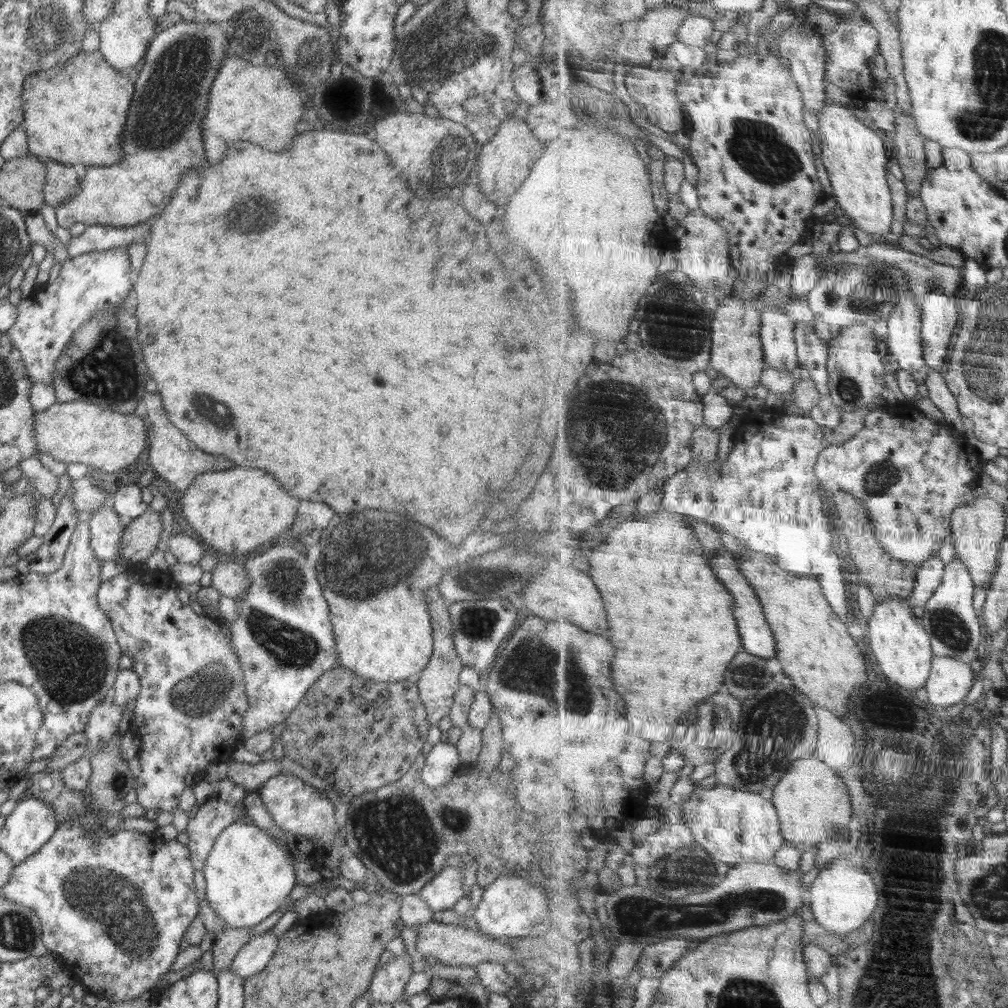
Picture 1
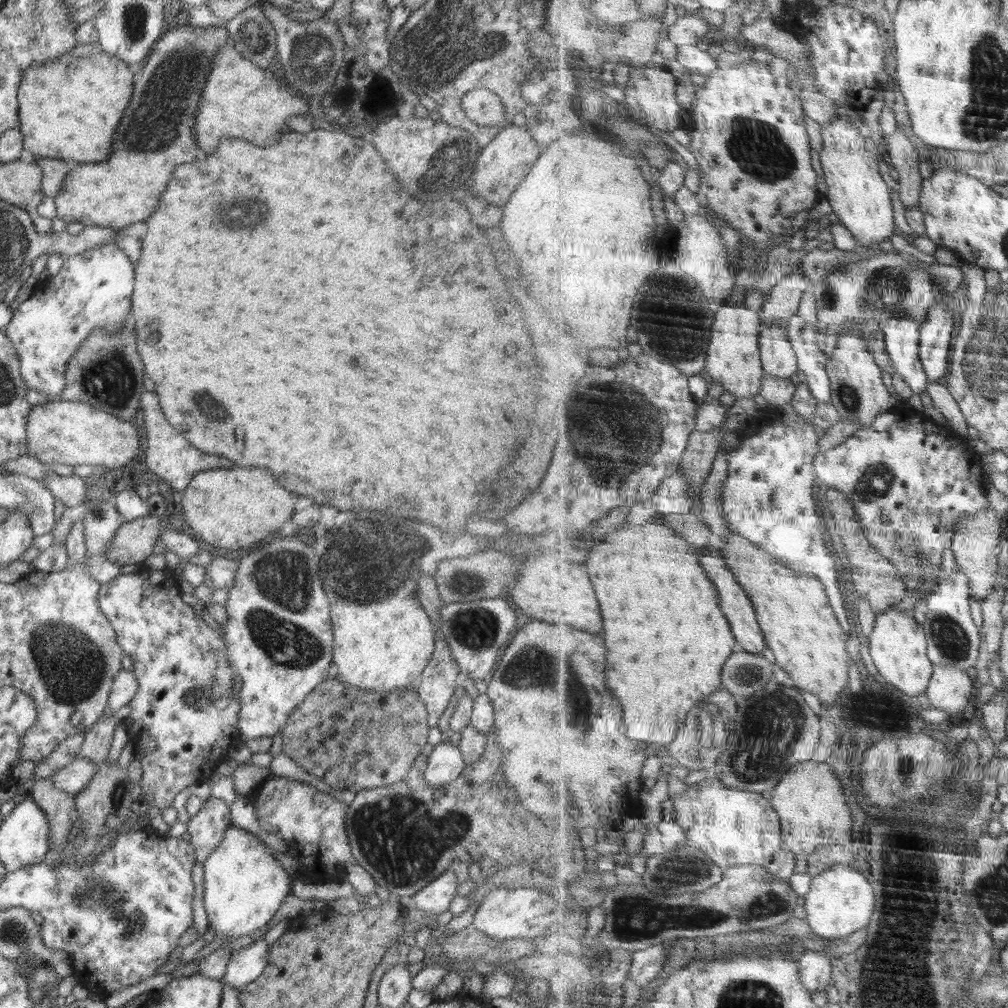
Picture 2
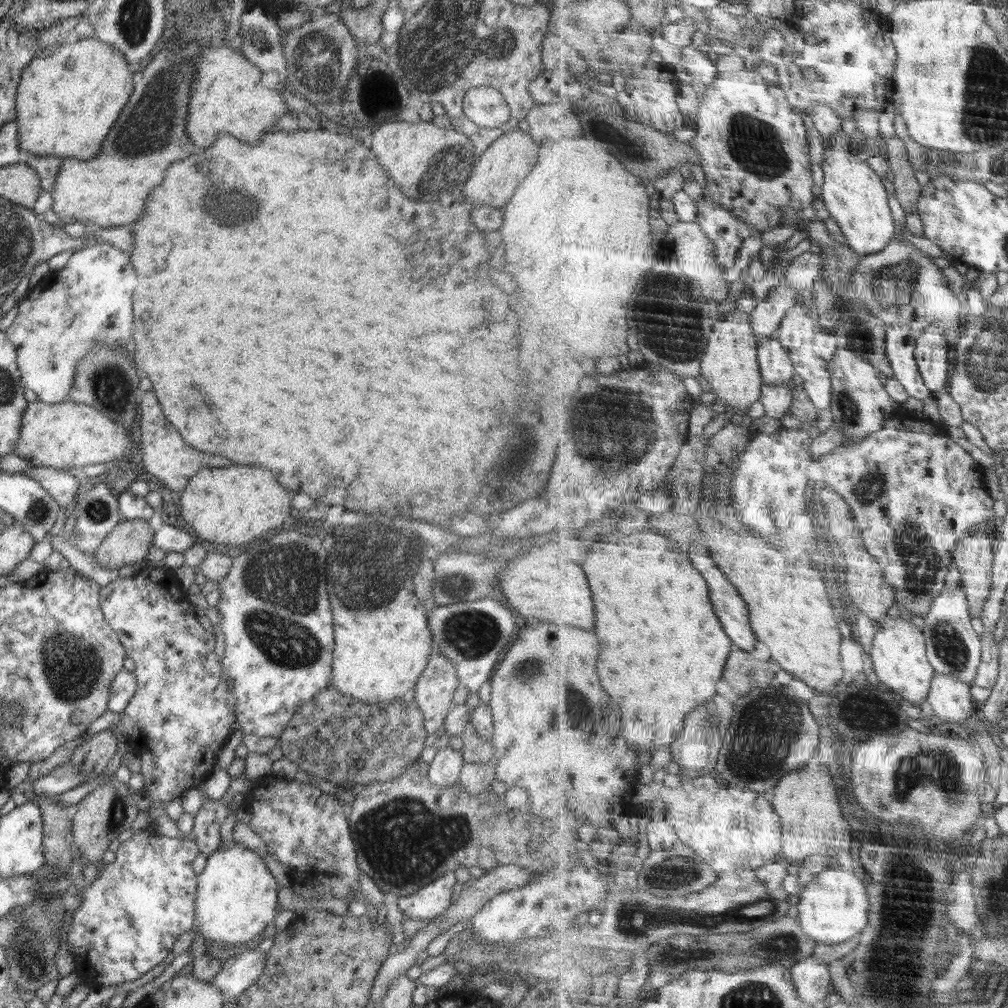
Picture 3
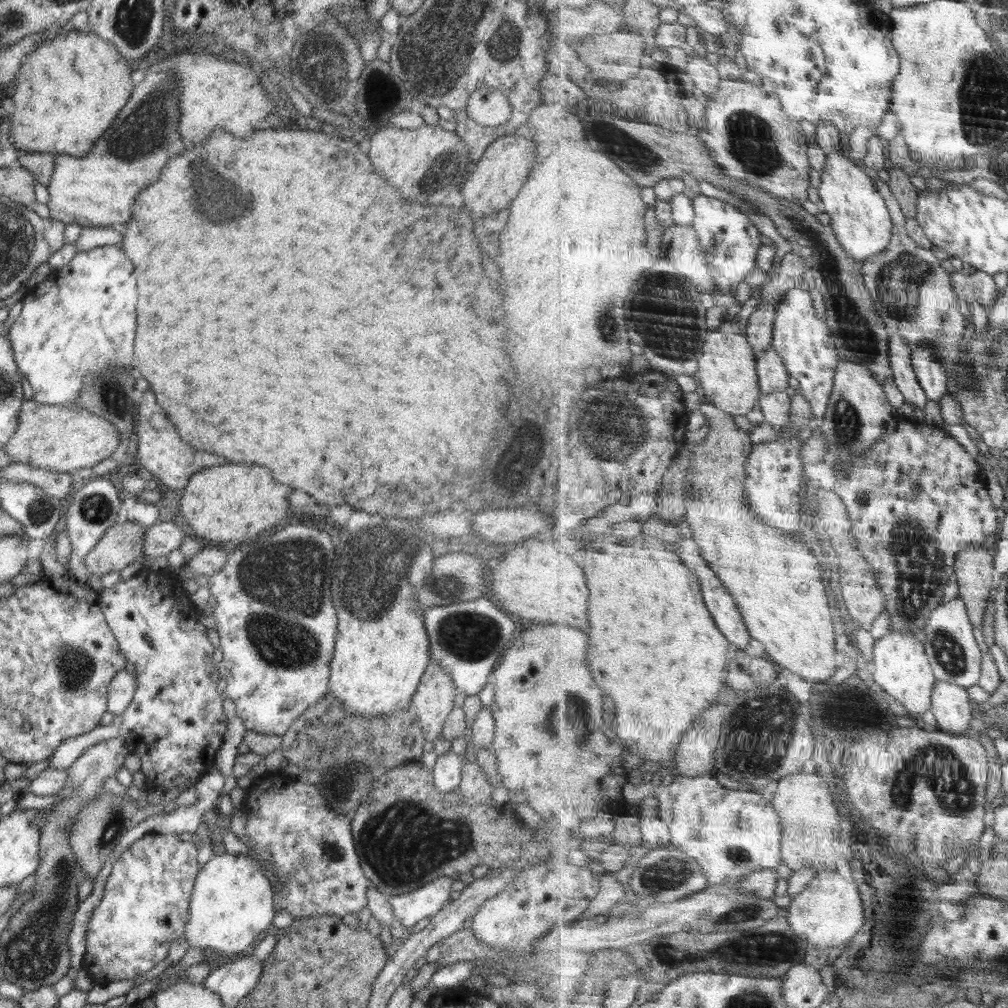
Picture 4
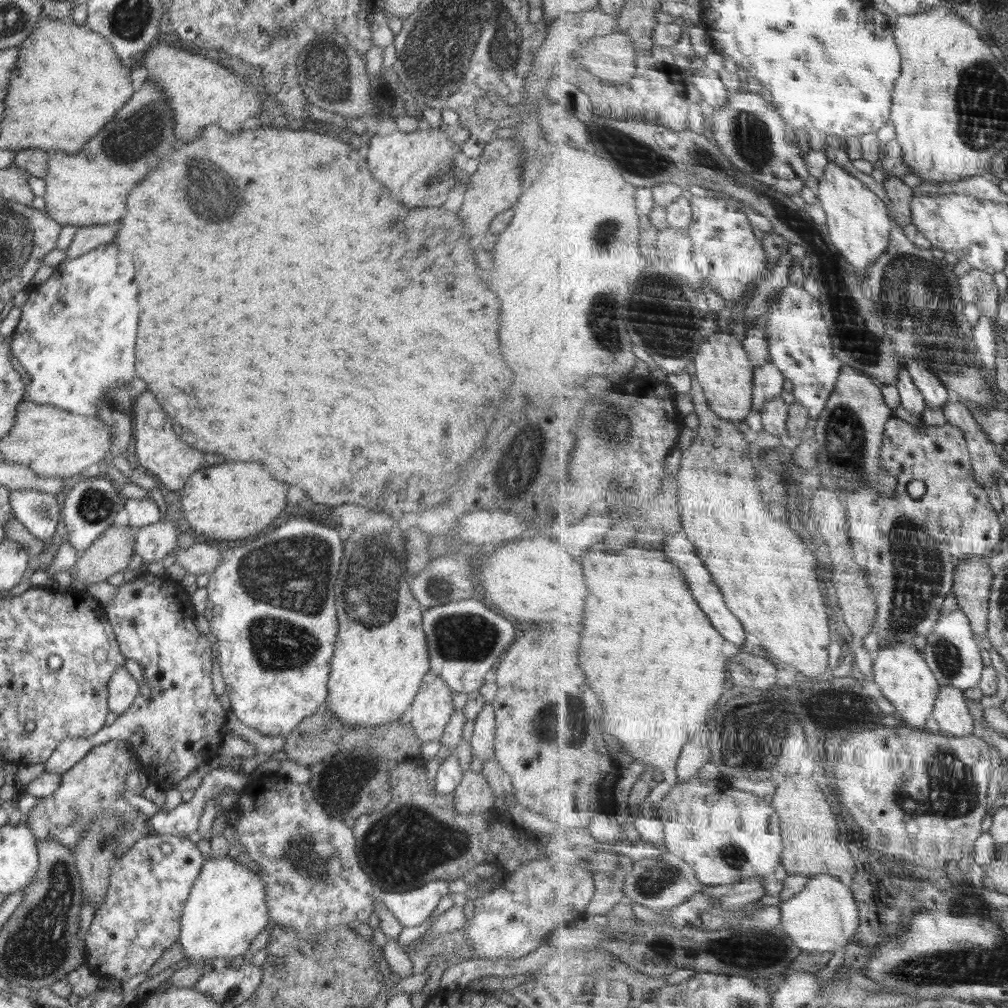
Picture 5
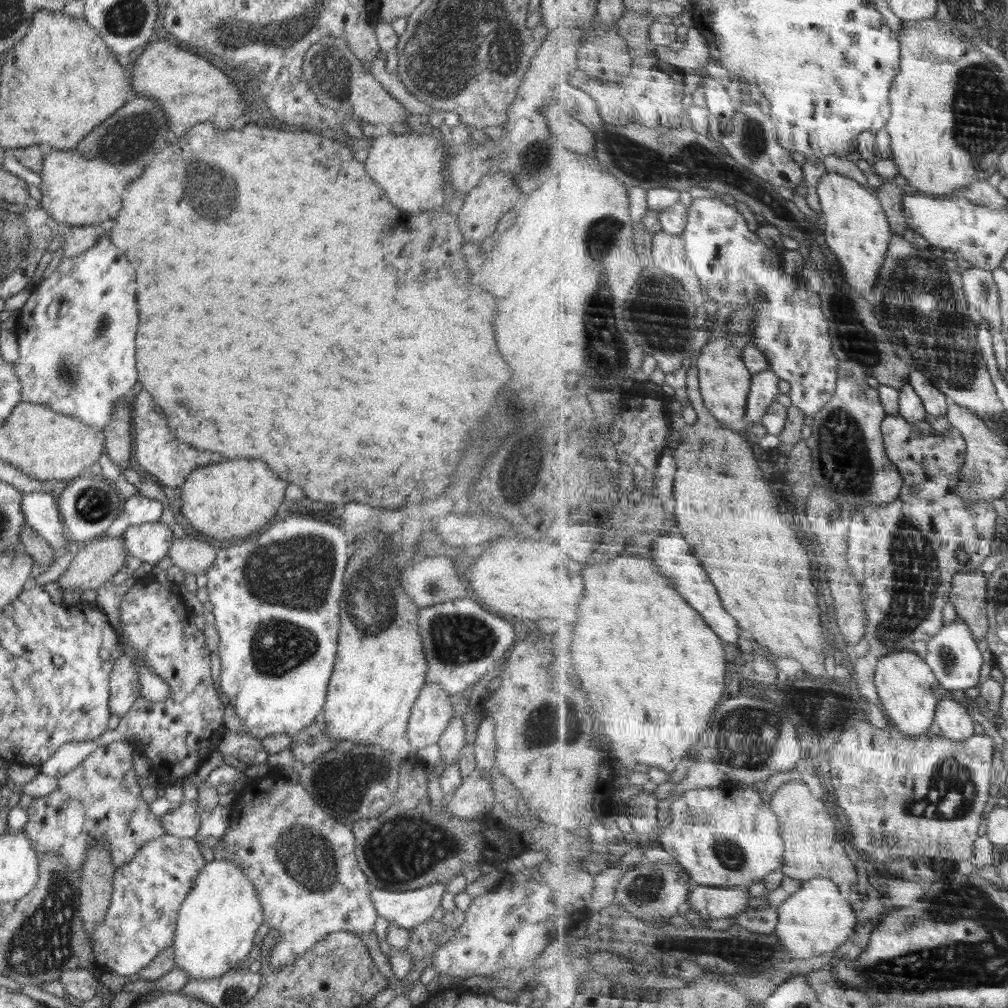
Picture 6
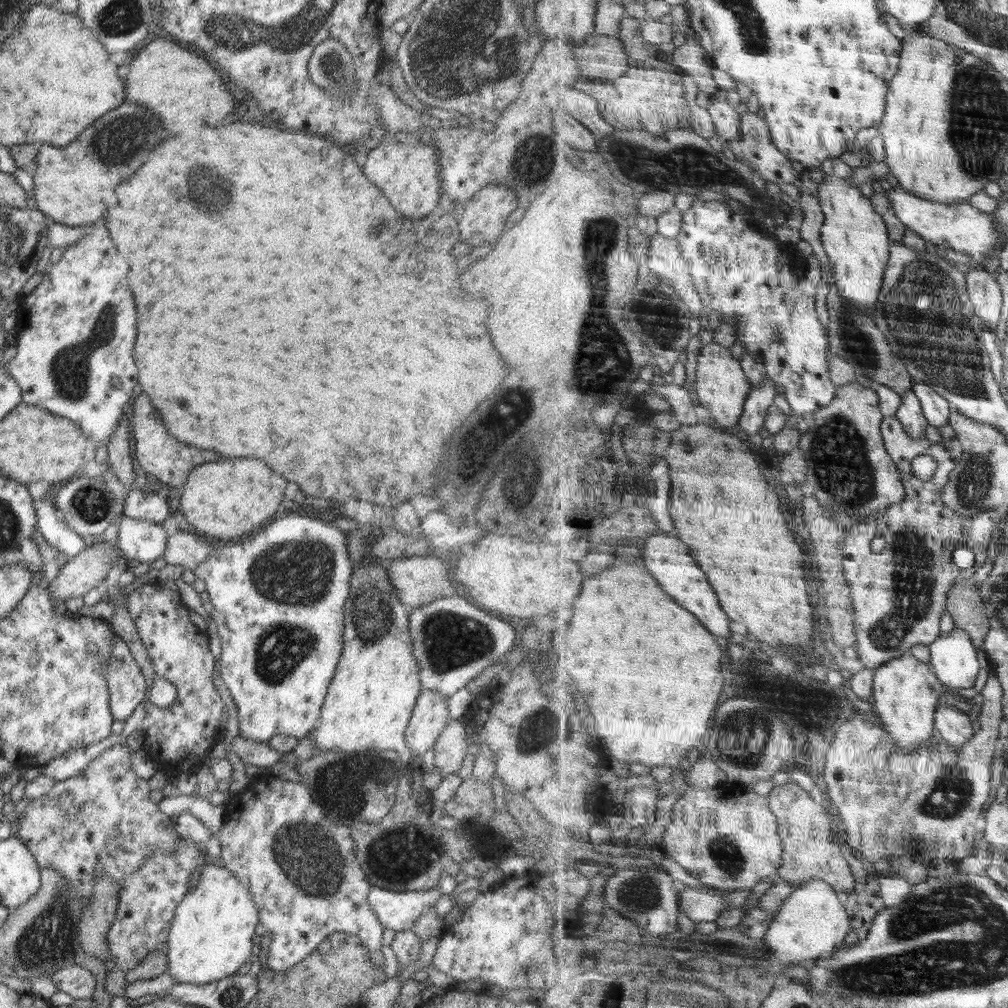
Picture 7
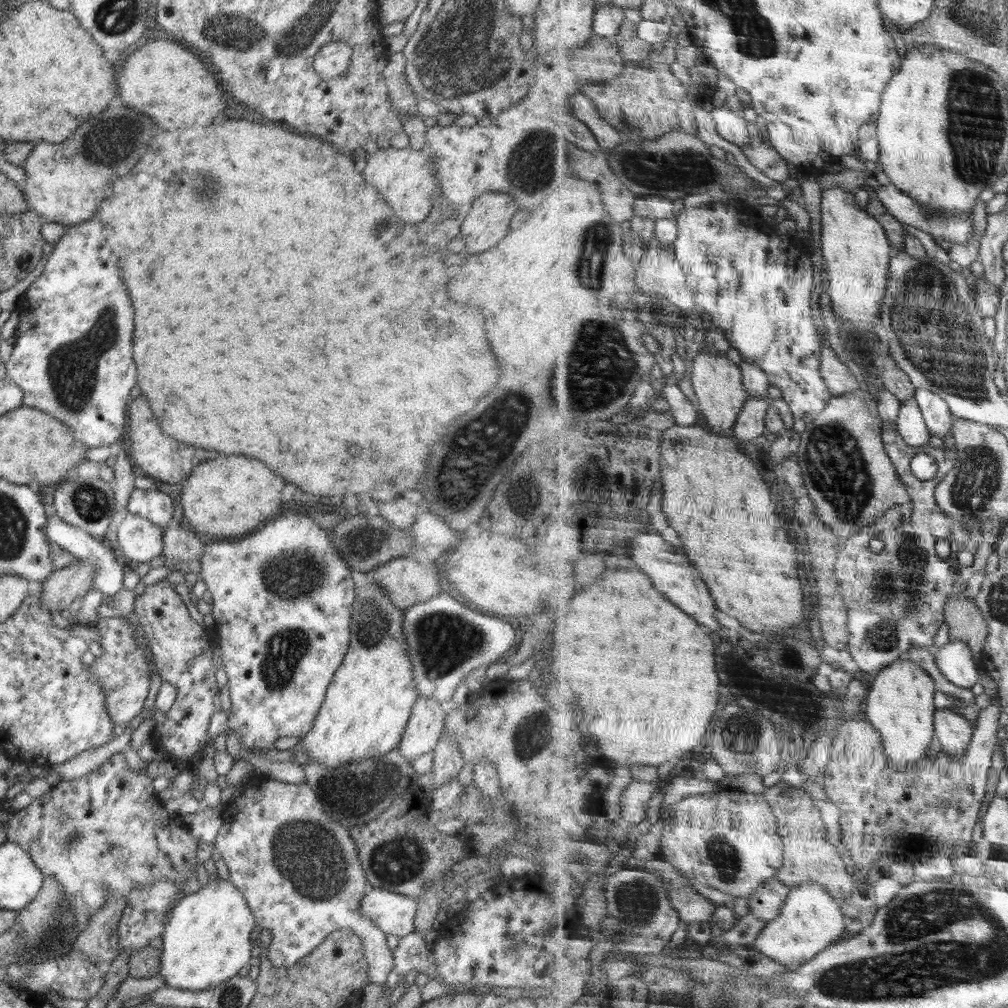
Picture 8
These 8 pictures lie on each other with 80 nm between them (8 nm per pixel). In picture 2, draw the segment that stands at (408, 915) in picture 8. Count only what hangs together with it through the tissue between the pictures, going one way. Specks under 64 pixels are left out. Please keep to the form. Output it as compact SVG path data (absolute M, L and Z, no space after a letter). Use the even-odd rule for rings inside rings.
M446 869L434 882L424 886L416 894L403 900L403 906L412 906L428 914L442 914L448 911L452 898L457 894L457 877Z

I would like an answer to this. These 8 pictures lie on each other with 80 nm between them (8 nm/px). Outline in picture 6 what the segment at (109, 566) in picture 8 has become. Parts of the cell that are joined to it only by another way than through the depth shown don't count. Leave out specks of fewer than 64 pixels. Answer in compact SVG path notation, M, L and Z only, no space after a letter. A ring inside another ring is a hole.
M31 492L21 494L21 507L28 525L49 542L54 549L67 549L67 526L60 521L60 511L51 493Z

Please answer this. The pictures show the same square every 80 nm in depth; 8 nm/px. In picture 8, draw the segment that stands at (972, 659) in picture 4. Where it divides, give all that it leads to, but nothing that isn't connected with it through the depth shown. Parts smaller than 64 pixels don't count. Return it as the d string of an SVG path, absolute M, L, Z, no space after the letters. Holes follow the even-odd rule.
M950 641L946 643L941 649L935 651L938 658L938 667L946 674L954 684L962 688L972 688L974 684L980 681L980 674L982 673L979 668L980 664L974 660L975 656L967 642Z

